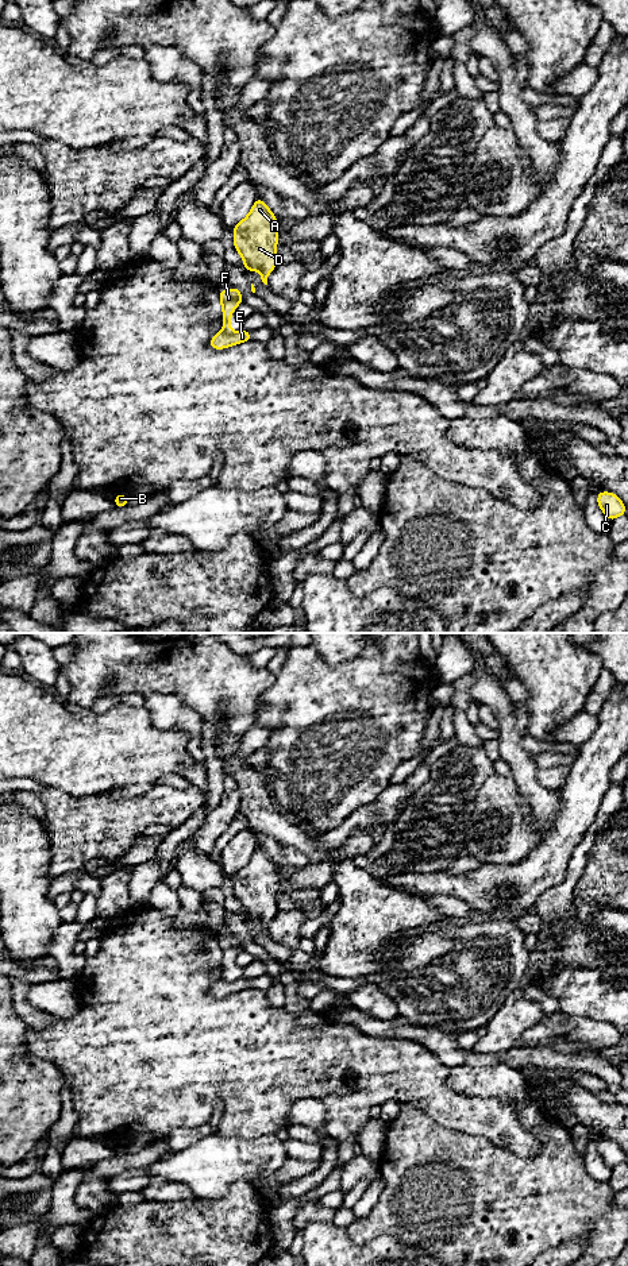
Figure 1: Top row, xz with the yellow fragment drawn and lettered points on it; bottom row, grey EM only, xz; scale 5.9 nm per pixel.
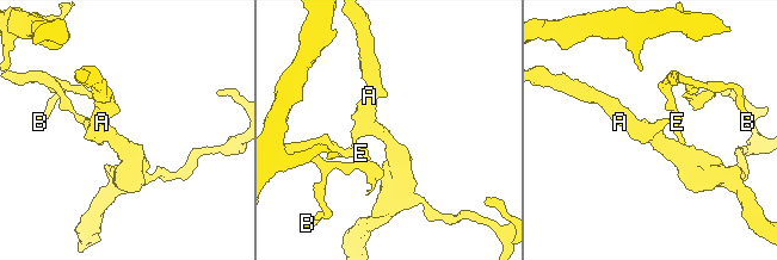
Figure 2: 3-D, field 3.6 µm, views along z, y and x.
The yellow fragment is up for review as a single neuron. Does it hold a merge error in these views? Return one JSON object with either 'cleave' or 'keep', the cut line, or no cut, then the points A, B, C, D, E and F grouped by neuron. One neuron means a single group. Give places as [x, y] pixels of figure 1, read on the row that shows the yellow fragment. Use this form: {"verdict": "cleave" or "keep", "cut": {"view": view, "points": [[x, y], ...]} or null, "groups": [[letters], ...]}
{"verdict": "cleave", "cut": {"view": "xz", "points": [[223, 329], [230, 334]]}, "groups": [["A", "C", "D", "F"], ["B", "E"]]}

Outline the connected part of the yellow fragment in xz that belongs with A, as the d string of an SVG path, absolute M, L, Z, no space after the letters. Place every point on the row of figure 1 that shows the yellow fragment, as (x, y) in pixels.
M259 197L250 213L232 228L234 247L244 262L244 273L258 270L265 285L280 263L276 252L278 229L277 216Z

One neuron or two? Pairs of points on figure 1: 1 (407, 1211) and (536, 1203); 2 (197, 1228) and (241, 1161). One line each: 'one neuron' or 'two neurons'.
1: one neuron
2: two neurons

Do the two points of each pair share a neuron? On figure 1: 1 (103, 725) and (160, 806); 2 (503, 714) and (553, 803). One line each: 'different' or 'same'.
1: different
2: same

